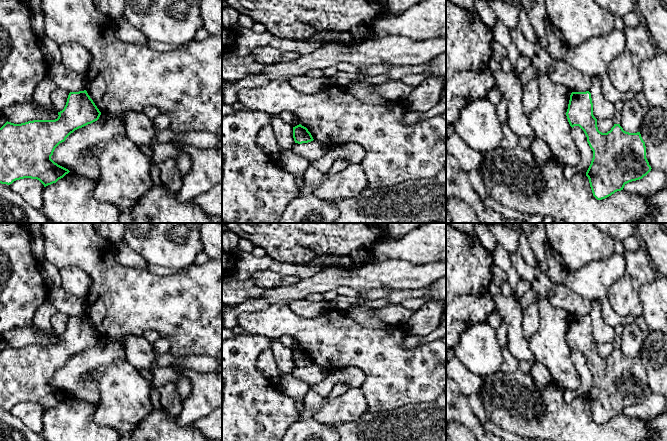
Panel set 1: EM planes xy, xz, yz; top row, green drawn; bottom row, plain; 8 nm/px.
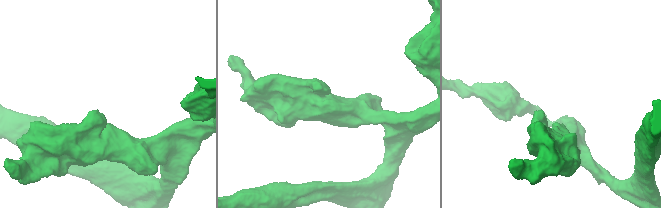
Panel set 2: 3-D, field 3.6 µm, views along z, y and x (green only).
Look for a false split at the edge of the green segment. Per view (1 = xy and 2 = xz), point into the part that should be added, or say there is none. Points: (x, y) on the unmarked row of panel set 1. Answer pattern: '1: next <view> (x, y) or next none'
1: next none
2: next none

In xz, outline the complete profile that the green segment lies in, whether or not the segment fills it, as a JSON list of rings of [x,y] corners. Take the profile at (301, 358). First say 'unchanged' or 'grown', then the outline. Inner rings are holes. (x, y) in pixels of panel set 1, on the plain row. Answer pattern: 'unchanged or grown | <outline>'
unchanged | [[[301,348],[293,351],[293,362],[295,367],[302,368],[313,365],[313,361],[308,353]]]

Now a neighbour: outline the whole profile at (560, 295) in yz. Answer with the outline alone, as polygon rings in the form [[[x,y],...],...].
[[[517,251],[510,254],[510,259],[521,279],[529,281],[539,297],[548,298],[554,306],[565,309],[571,316],[589,315],[591,300],[575,293],[565,284],[552,282],[539,268],[530,267]]]

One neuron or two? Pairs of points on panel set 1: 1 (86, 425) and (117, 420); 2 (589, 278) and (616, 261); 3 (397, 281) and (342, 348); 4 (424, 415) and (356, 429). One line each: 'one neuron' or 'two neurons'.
1: two neurons
2: one neuron
3: two neurons
4: one neuron

